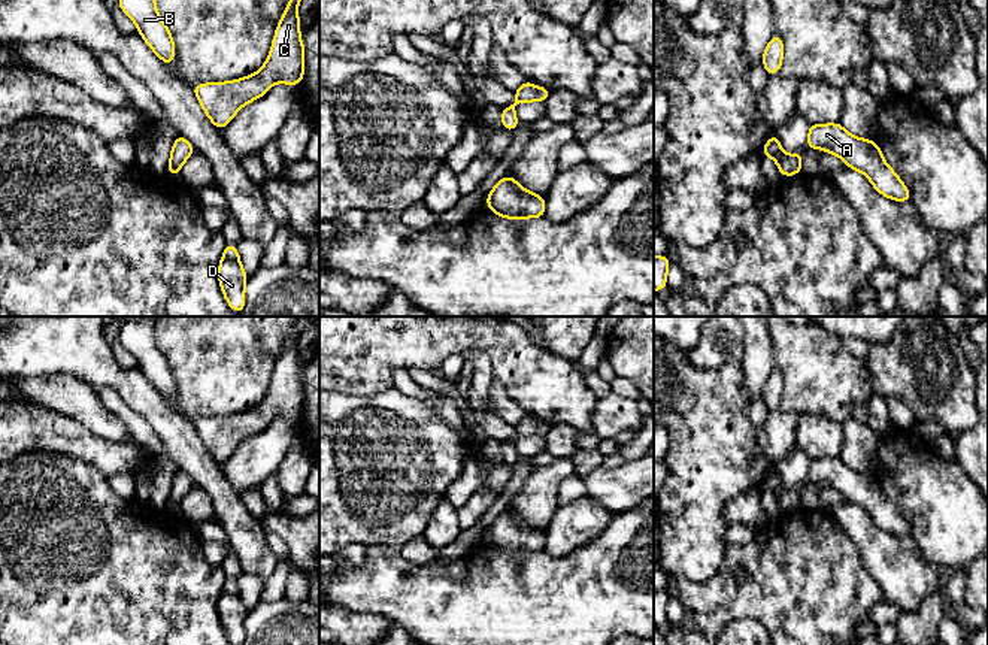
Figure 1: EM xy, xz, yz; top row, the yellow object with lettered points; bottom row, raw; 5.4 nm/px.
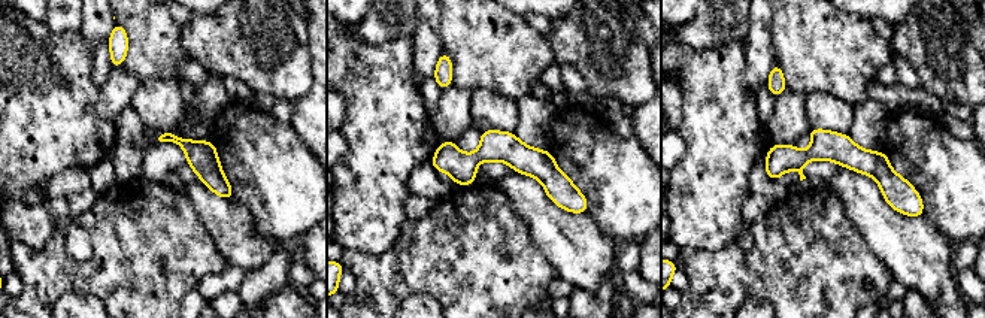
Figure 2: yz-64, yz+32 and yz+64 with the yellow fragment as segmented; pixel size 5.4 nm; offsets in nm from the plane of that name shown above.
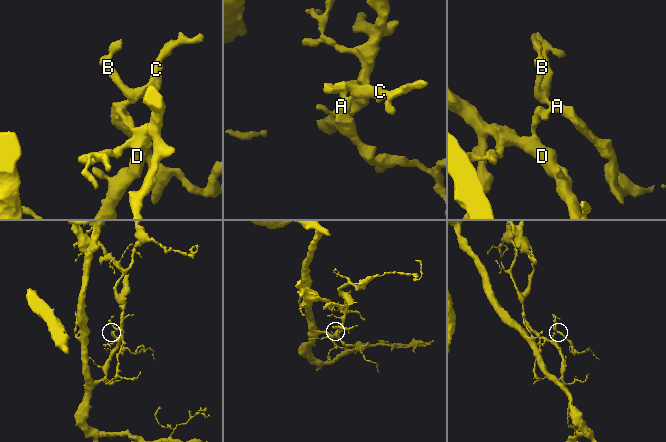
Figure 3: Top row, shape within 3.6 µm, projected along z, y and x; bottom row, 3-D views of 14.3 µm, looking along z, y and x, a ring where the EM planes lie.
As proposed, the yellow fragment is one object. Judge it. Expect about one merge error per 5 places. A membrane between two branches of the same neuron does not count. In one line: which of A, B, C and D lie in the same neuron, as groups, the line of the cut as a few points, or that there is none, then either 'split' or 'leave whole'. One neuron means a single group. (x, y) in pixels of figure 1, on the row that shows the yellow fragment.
A B C D; no cut; leave whole

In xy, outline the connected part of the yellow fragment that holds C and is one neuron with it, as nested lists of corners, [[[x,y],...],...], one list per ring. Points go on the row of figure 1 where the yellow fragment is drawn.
[[[288,0],[264,66],[231,82],[196,84],[193,91],[212,124],[222,130],[237,110],[269,93],[272,84],[300,85],[304,75],[304,45],[300,40],[300,0]]]

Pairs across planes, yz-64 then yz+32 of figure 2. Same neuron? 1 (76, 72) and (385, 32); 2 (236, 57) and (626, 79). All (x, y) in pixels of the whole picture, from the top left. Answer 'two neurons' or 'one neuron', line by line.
1: two neurons
2: one neuron

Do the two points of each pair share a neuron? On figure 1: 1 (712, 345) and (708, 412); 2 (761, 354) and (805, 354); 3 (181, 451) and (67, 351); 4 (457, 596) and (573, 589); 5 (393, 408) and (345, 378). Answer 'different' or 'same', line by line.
1: different
2: different
3: same
4: same
5: different

